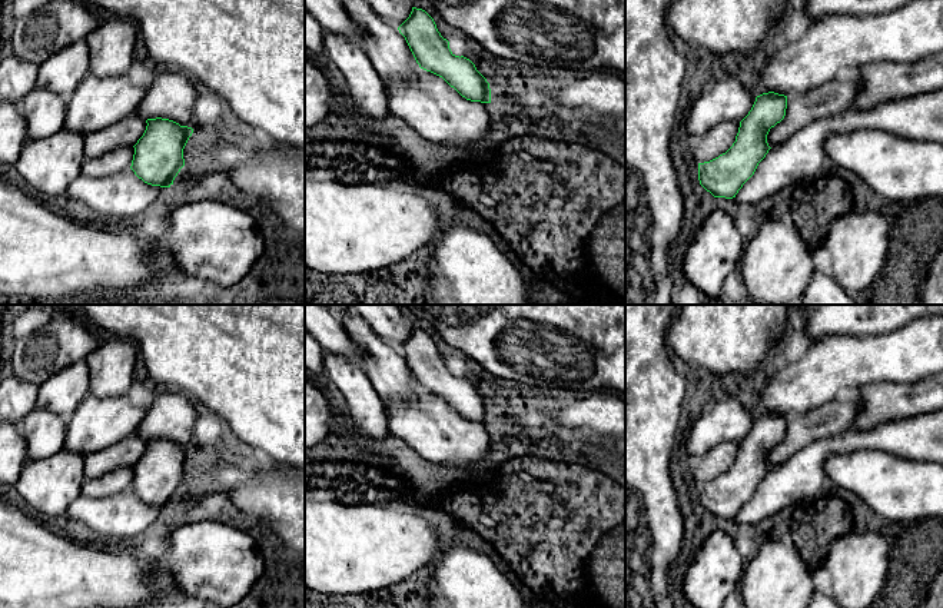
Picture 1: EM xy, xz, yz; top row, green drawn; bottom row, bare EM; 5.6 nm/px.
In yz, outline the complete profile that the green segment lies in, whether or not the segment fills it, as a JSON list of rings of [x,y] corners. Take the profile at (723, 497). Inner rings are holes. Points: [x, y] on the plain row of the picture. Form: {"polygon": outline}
{"polygon": [[[763,413],[740,442],[733,466],[718,478],[698,484],[700,505],[714,518],[733,519],[771,469],[767,455],[786,436],[787,416]]]}

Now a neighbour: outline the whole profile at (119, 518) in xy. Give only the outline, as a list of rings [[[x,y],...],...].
[[[129,488],[119,495],[90,498],[79,495],[66,509],[64,518],[92,528],[100,542],[132,542],[165,508],[139,499]]]

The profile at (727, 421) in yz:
[[[733,396],[713,402],[708,412],[697,412],[684,452],[698,461],[718,443],[740,443],[751,431],[756,416]]]

